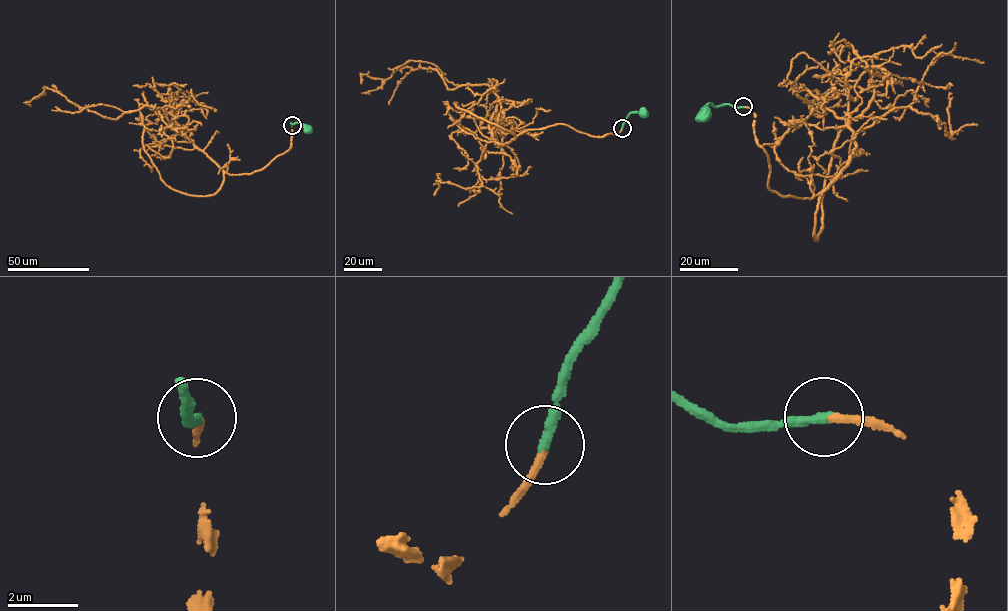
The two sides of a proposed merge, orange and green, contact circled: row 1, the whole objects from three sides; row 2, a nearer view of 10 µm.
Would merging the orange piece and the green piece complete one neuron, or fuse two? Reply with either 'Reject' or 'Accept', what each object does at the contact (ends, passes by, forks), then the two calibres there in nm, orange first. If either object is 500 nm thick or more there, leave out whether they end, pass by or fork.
Accept. At the ring orange ends. At the ring green ends. Thickness 220 nm (orange) against 300 nm

